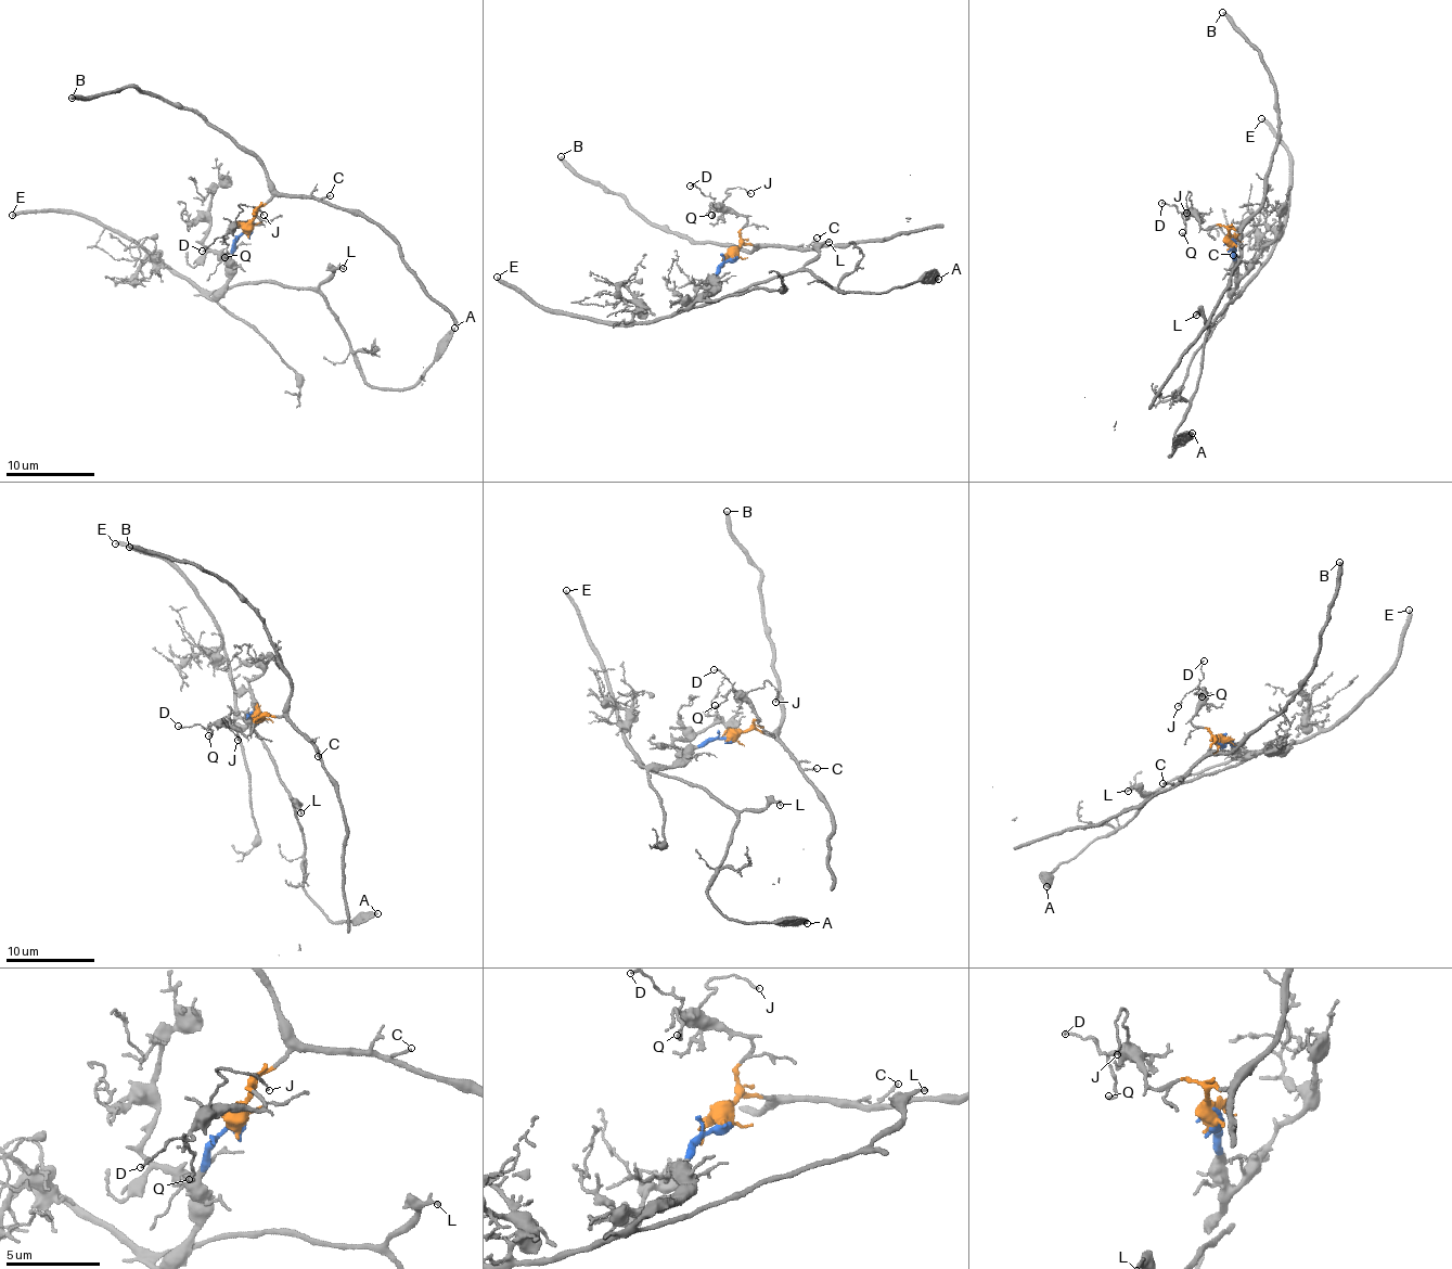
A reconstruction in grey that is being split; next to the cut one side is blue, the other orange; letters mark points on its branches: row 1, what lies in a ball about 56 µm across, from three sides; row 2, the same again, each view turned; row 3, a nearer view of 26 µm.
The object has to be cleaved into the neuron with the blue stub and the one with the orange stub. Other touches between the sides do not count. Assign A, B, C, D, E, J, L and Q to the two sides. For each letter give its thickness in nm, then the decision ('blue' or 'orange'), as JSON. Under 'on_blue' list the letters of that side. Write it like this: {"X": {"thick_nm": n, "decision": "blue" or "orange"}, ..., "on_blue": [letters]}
{"A": {"thick_nm": 400, "decision": "blue"}, "B": {"thick_nm": 320, "decision": "orange"}, "C": {"thick_nm": 110, "decision": "orange"}, "D": {"thick_nm": 100, "decision": "orange"}, "E": {"thick_nm": 280, "decision": "blue"}, "J": {"thick_nm": 110, "decision": "orange"}, "L": {"thick_nm": 200, "decision": "blue"}, "Q": {"thick_nm": 130, "decision": "orange"}, "on_blue": ["A", "E", "L"]}

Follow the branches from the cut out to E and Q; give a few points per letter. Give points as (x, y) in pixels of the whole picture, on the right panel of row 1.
E: (1233, 245), (1236, 293), (1256, 274), (1286, 222), (1290, 156), (1273, 126), (1262, 118)
Q: (1231, 245), (1223, 227), (1204, 230), (1199, 215), (1184, 214), (1182, 233)

